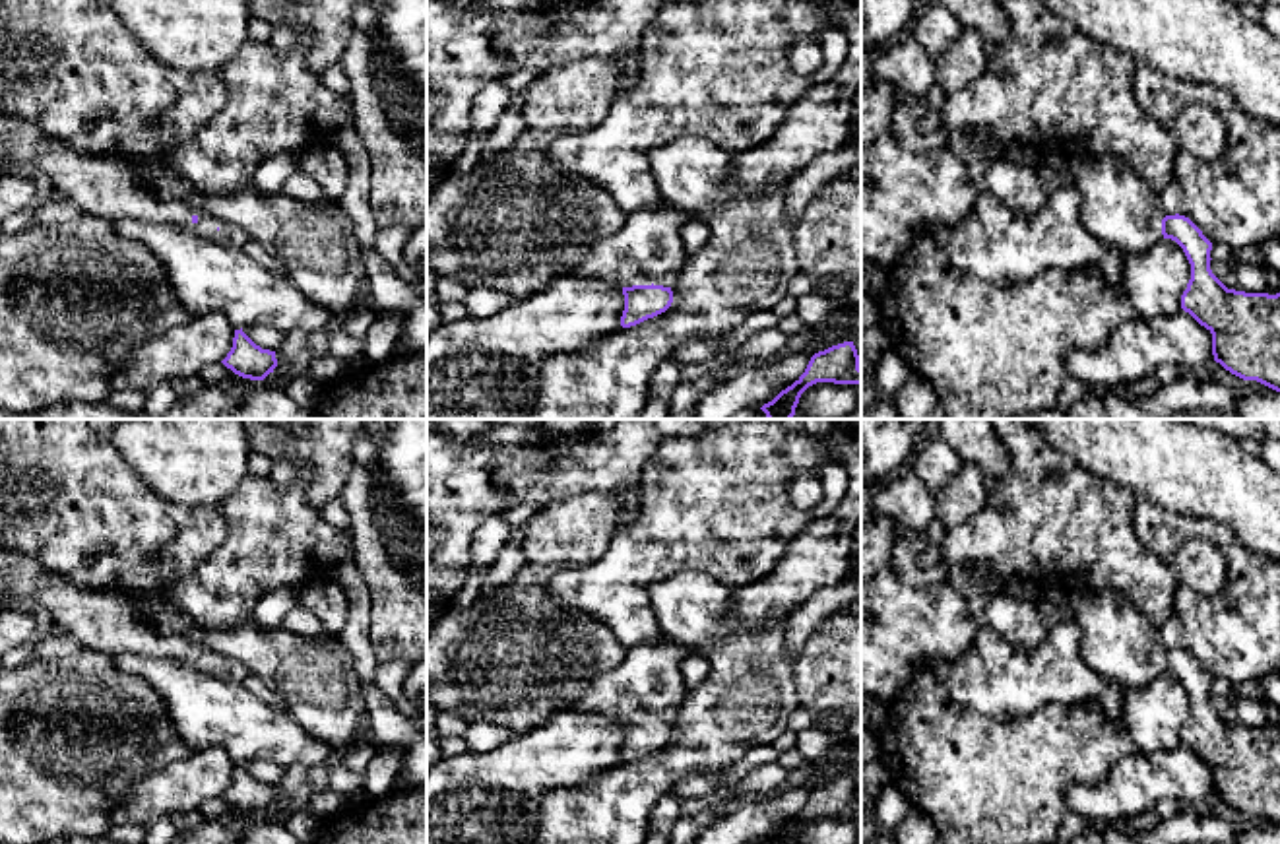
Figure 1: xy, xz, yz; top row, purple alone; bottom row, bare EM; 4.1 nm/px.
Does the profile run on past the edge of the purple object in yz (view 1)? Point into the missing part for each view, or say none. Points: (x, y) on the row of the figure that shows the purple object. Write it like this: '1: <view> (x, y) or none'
1: yz (1118, 208)

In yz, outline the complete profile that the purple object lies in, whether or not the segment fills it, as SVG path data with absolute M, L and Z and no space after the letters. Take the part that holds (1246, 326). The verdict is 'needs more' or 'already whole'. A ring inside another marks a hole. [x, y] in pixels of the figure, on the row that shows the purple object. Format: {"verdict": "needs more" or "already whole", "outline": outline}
{"verdict": "needs more", "outline": "M1086 155L1071 161L1069 184L1080 192L1084 227L1119 254L1136 254L1160 239L1175 241L1191 264L1191 279L1181 295L1181 308L1212 334L1214 361L1243 380L1257 380L1280 392L1280 293L1228 289L1210 270L1212 243L1189 217L1162 213L1158 196L1123 159Z"}

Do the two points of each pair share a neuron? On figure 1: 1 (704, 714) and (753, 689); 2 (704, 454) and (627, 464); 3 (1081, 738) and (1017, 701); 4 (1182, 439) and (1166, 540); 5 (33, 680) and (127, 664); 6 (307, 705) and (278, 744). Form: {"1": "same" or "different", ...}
{"1": "same", "2": "different", "3": "different", "4": "different", "5": "different", "6": "different"}

